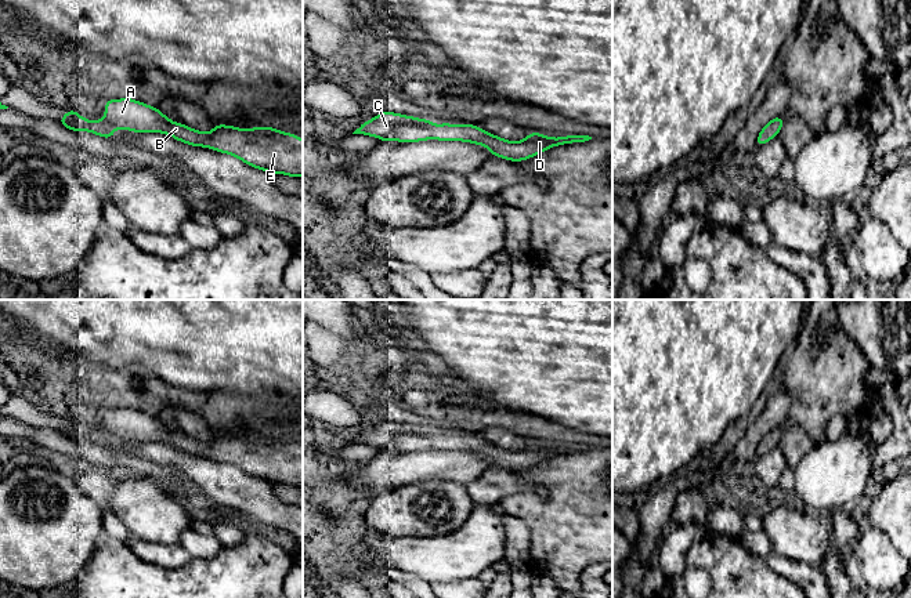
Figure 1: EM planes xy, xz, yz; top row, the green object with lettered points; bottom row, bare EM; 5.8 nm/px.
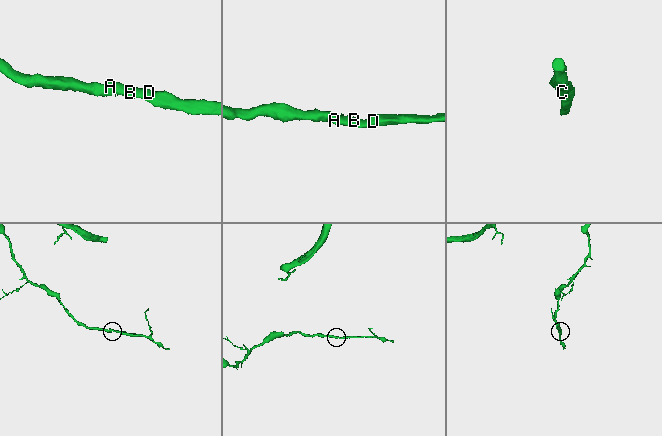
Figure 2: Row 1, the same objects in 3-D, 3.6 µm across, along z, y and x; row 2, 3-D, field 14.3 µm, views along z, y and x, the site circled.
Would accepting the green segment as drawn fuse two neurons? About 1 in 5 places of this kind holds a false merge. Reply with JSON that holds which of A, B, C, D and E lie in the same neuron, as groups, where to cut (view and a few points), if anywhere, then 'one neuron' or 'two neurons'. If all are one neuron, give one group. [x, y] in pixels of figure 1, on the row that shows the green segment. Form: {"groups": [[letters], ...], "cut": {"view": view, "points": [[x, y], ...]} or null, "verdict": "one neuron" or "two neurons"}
{"groups": [["A", "B", "C", "D", "E"]], "cut": null, "verdict": "one neuron"}

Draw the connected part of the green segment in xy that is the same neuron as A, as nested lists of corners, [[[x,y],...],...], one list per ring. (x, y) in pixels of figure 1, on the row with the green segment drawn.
[[[131,98],[106,99],[105,117],[98,122],[83,119],[76,109],[68,110],[58,122],[76,133],[86,130],[109,139],[115,128],[163,133],[188,145],[229,153],[270,174],[303,177],[303,139],[272,127],[242,130],[216,124],[212,133],[202,133],[174,123],[158,108]]]

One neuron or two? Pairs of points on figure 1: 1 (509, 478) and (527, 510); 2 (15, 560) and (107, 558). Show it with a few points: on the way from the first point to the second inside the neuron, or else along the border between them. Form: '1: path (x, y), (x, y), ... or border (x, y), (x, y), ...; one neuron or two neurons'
1: border (534, 485), (506, 495), (496, 503); two neurons
2: border (102, 536), (79, 575), (71, 583); two neurons

